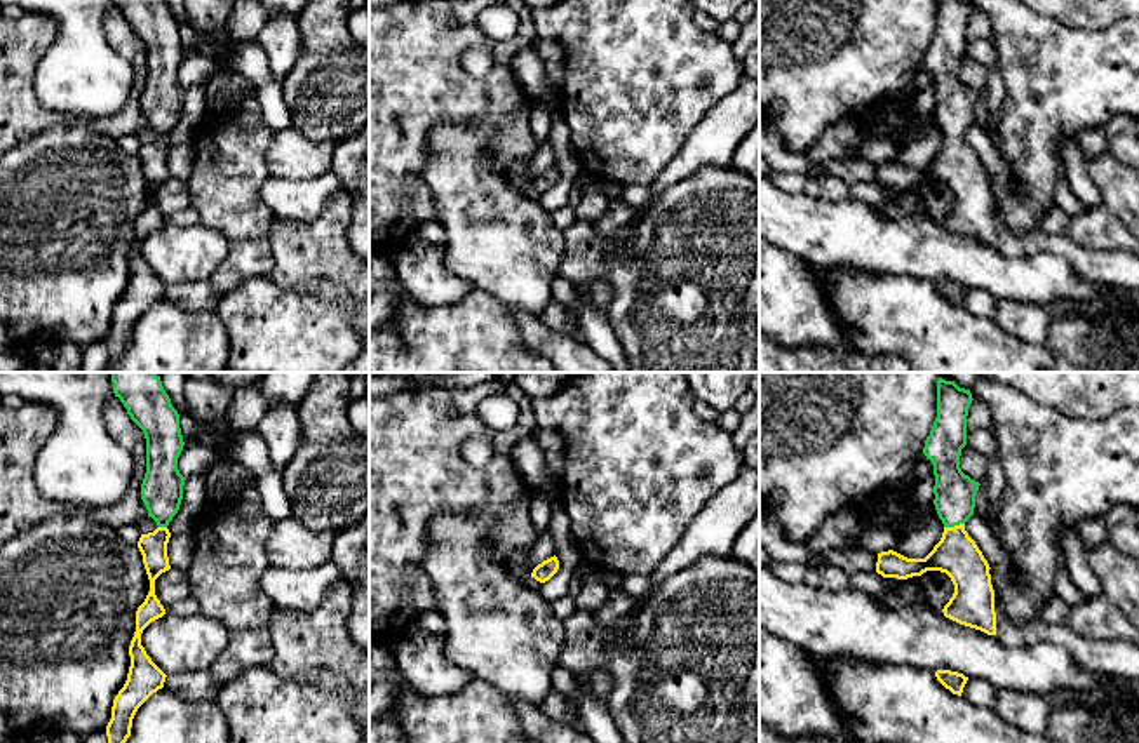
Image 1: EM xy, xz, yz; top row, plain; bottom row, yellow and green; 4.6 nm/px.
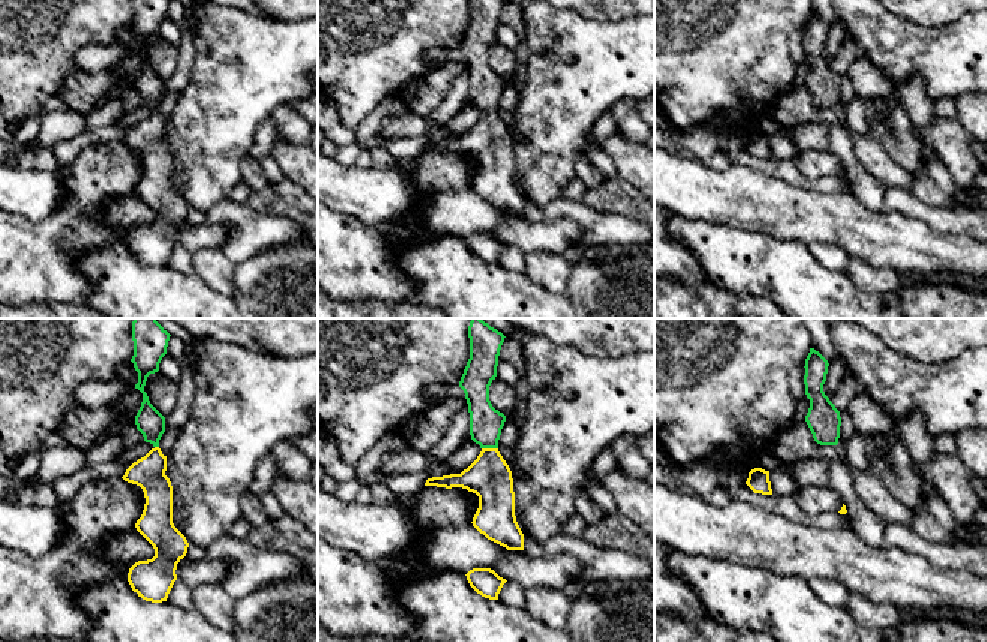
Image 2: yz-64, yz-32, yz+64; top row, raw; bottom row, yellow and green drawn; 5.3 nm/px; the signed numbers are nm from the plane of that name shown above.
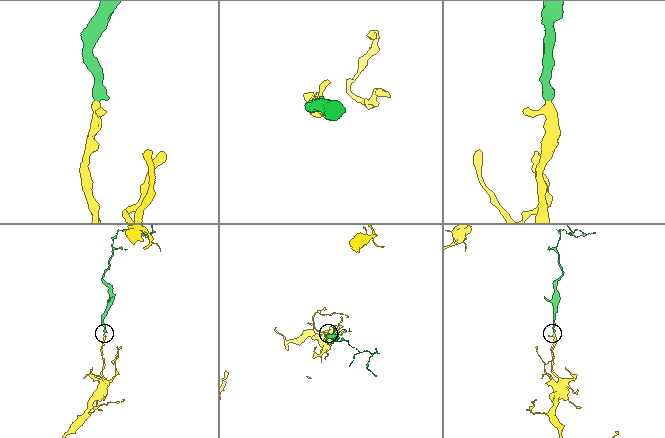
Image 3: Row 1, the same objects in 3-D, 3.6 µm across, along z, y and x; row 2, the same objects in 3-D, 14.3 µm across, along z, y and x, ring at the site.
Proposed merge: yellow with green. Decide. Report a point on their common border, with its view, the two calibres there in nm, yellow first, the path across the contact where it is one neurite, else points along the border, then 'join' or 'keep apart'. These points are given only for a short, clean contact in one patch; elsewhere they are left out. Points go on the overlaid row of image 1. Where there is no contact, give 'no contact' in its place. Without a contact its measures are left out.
yz (953, 528) | 200/190 nm | across yz (957, 554), (953, 528), (955, 493) | join

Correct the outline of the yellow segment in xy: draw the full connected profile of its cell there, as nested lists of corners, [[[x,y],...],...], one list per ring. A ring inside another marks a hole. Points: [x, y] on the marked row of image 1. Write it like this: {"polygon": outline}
{"polygon": [[[110,372],[113,393],[120,398],[131,419],[146,438],[146,473],[141,499],[157,529],[141,534],[138,548],[150,579],[150,592],[136,611],[136,632],[129,646],[131,666],[124,687],[113,699],[111,719],[106,726],[108,743],[125,743],[131,736],[138,708],[164,687],[165,673],[152,661],[141,646],[143,630],[165,614],[155,595],[155,579],[171,569],[167,529],[183,499],[185,477],[178,470],[183,451],[179,414],[155,372]]]}

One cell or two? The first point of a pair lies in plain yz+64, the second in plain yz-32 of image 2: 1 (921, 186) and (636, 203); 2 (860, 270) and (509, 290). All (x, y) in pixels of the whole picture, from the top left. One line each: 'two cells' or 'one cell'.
1: one cell
2: two cells

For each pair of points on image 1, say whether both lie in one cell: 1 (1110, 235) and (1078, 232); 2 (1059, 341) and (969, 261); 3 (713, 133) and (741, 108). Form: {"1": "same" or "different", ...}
{"1": "same", "2": "different", "3": "same"}

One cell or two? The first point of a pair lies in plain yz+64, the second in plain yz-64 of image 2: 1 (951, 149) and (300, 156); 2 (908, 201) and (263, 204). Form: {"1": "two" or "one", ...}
{"1": "one", "2": "two"}

